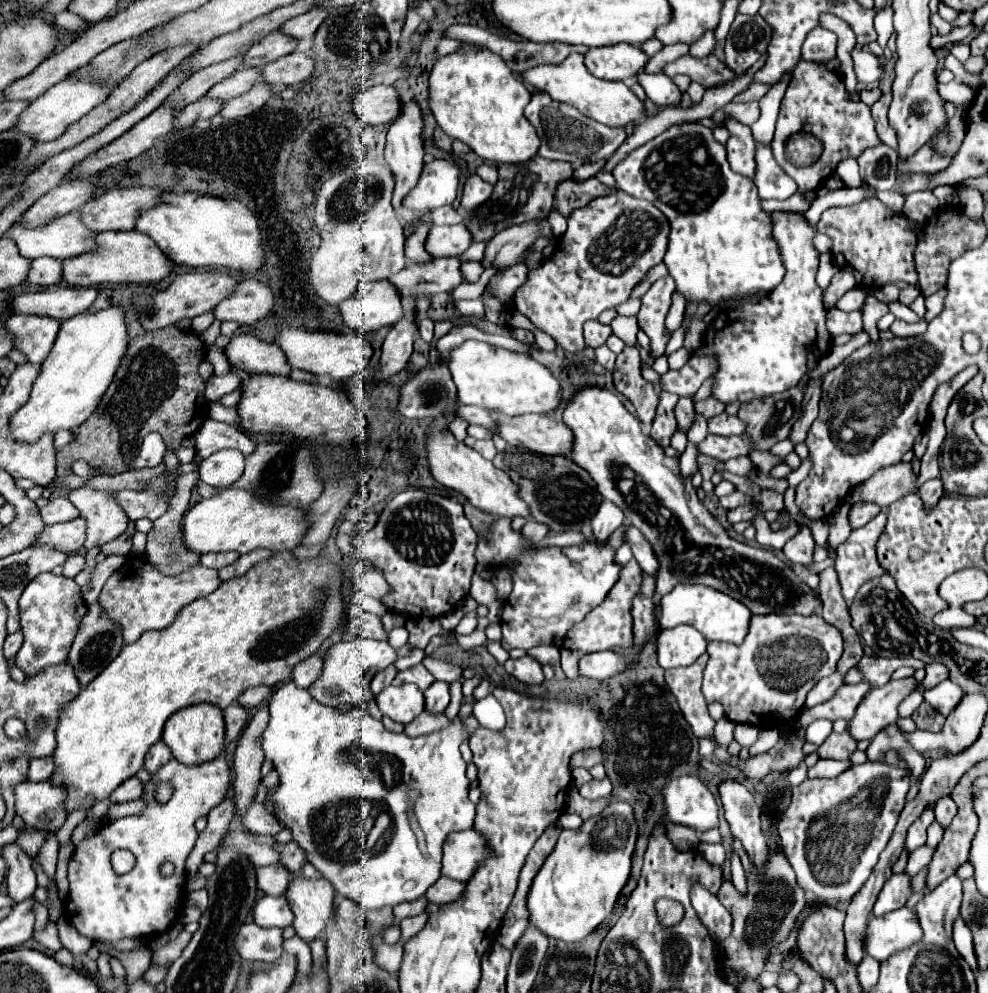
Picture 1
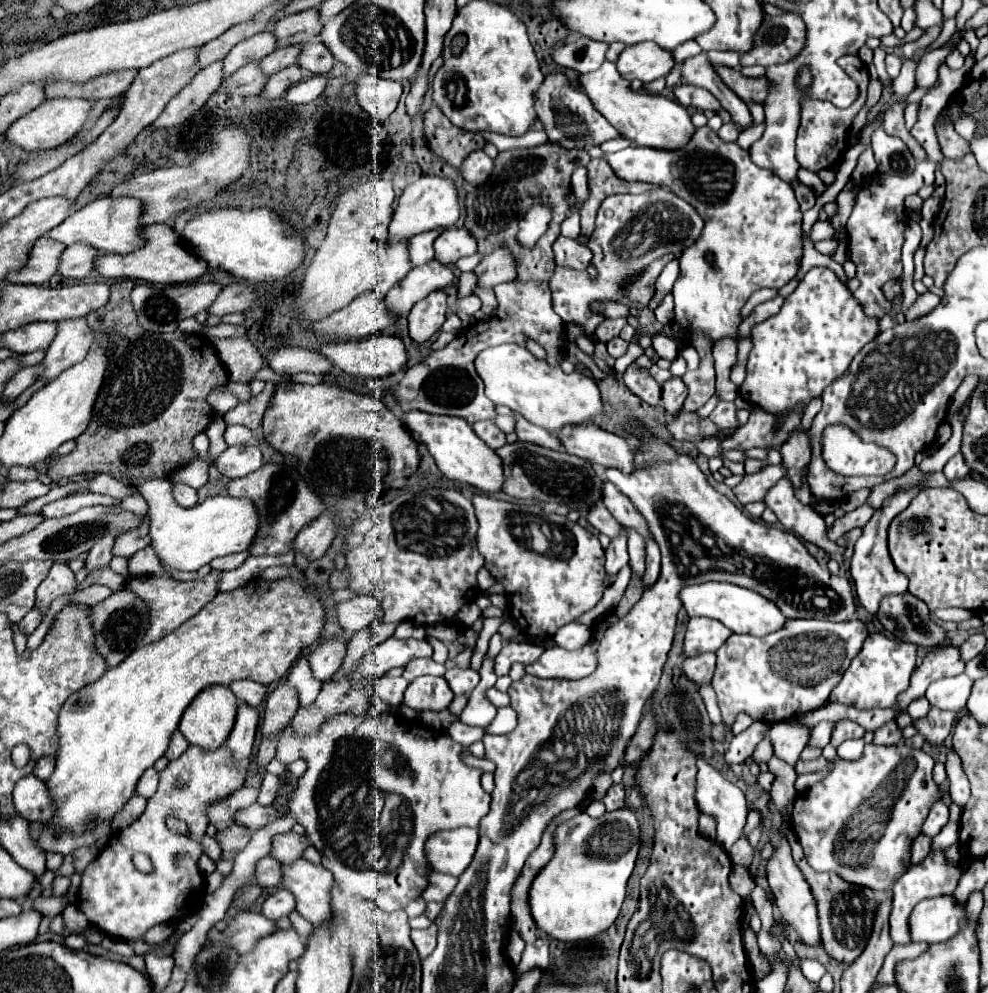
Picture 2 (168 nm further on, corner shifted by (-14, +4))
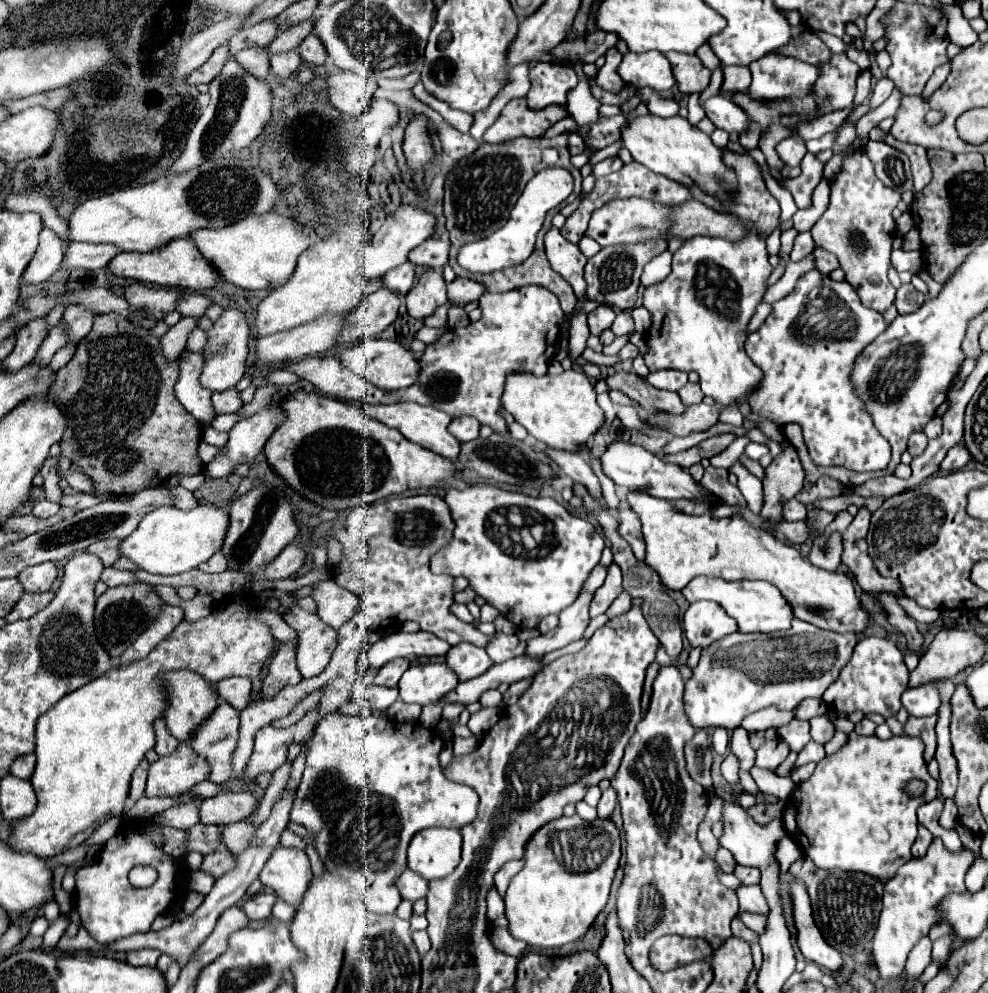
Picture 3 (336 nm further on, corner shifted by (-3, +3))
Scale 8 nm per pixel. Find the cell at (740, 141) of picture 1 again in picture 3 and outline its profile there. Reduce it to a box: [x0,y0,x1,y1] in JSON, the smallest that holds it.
[665,52,711,94]

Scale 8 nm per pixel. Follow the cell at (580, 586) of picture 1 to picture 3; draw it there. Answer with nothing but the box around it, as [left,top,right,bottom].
[431,484,605,628]

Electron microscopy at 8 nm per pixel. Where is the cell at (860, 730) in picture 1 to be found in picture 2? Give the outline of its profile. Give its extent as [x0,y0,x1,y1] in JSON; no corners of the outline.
[898,645,966,711]

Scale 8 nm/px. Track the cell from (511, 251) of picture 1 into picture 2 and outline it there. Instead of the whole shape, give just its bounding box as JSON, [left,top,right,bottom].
[474,249,516,289]

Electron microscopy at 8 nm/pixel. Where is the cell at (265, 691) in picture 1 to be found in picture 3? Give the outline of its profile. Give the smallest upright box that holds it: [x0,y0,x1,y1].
[217,678,251,710]

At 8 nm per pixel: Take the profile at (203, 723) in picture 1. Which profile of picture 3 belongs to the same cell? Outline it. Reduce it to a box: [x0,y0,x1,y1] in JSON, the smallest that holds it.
[163,670,219,742]

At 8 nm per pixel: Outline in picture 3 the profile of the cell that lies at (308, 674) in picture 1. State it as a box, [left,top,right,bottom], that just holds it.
[283,596,337,678]

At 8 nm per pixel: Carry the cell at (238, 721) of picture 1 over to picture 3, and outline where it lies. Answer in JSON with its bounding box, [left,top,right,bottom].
[191,700,239,784]

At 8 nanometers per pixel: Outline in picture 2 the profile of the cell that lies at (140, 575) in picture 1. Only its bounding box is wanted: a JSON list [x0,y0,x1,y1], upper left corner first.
[126,571,220,643]

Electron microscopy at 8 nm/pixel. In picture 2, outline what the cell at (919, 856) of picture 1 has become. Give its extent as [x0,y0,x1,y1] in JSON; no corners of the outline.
[932,821,958,849]

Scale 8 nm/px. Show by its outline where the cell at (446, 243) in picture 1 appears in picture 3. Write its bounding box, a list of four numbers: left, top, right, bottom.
[409,238,449,268]

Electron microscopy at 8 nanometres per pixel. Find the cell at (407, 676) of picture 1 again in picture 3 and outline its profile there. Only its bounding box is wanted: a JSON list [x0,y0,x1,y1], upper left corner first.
[373,658,411,688]

